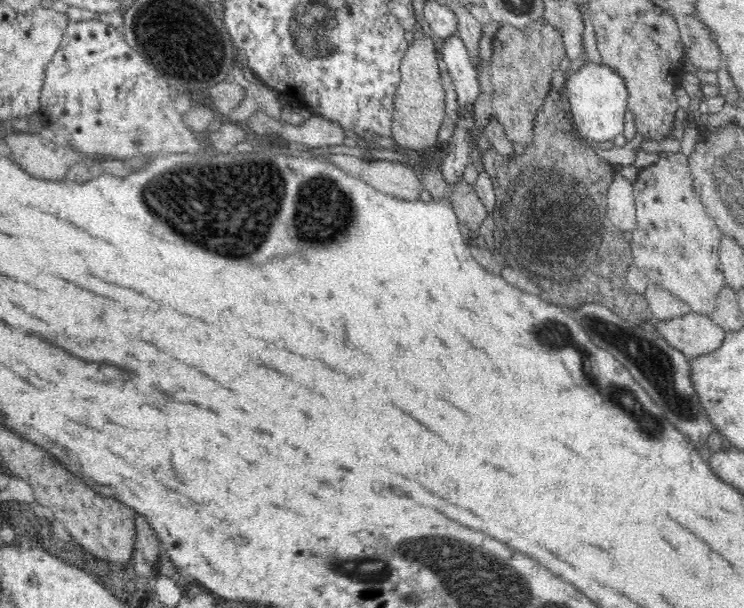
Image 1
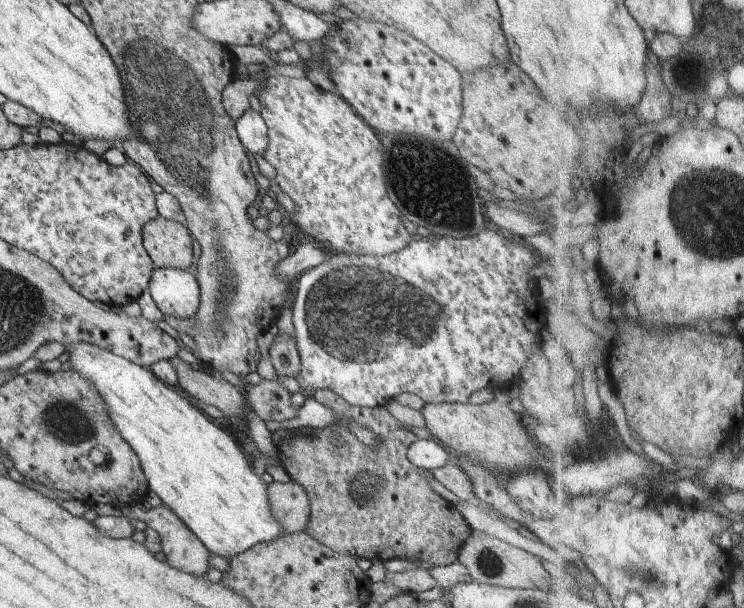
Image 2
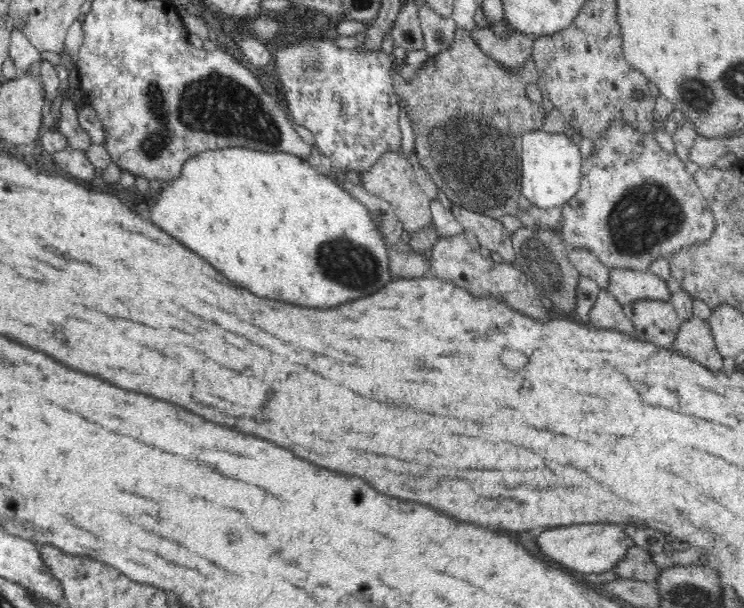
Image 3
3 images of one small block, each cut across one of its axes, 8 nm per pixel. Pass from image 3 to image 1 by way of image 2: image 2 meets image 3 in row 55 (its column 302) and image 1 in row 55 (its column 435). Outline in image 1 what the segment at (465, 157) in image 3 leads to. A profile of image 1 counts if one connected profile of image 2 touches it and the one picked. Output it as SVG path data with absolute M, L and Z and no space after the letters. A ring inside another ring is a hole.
M546 20L530 22L522 28L504 23L492 40L492 46L490 62L480 60L475 67L480 92L473 104L475 125L471 132L475 138L481 136L490 118L495 116L511 143L529 147L533 141L535 112L550 90L552 72L566 58L561 33Z

